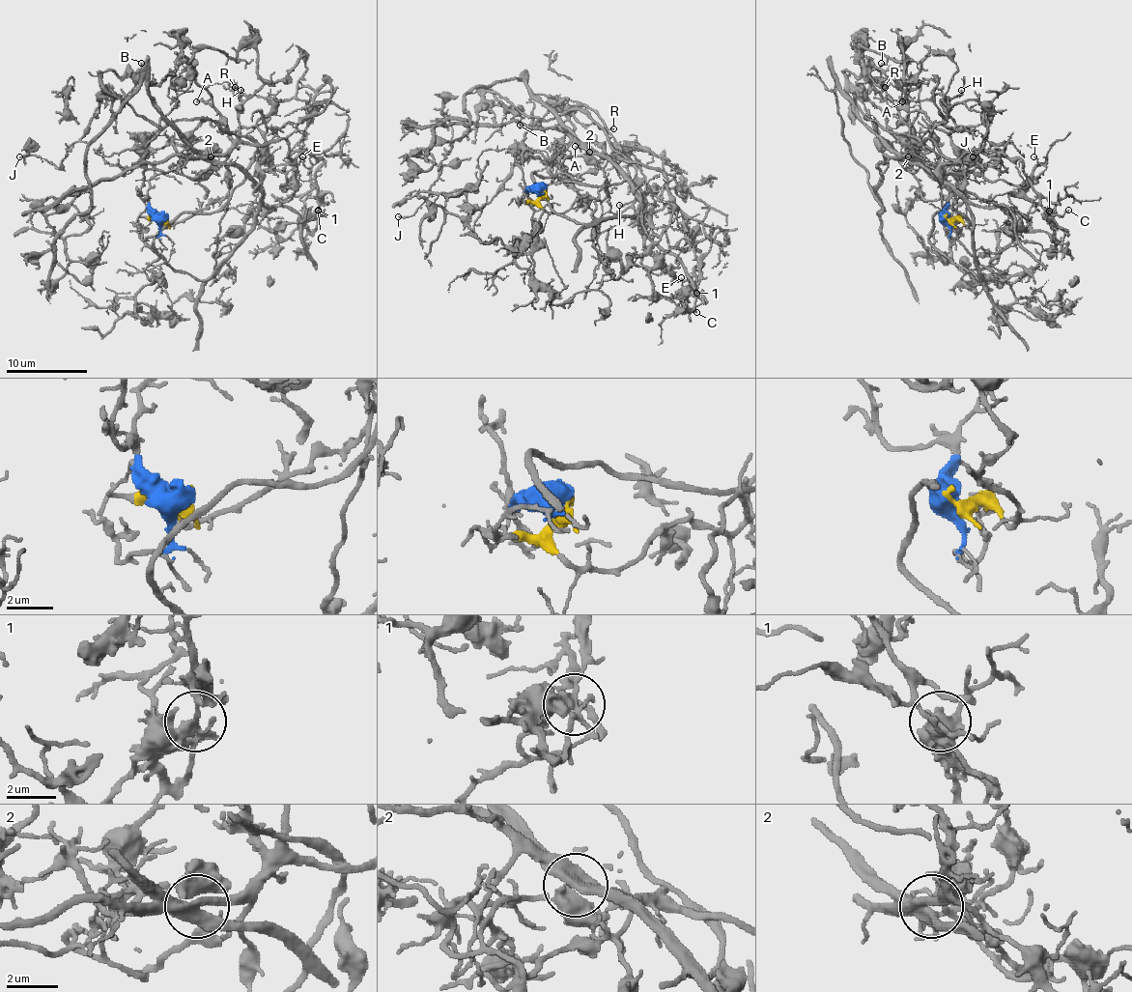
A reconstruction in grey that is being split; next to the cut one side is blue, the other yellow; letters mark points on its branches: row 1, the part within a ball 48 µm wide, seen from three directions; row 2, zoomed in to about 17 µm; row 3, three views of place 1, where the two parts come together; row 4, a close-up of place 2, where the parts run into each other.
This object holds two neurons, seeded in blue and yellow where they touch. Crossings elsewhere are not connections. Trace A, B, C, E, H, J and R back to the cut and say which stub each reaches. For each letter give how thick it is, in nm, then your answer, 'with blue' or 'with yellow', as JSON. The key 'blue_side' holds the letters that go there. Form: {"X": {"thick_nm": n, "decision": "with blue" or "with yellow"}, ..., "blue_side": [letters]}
{"A": {"thick_nm": 150, "decision": "with yellow"}, "B": {"thick_nm": 130, "decision": "with blue"}, "C": {"thick_nm": 130, "decision": "with yellow"}, "E": {"thick_nm": 110, "decision": "with yellow"}, "H": {"thick_nm": 140, "decision": "with blue"}, "J": {"thick_nm": 130, "decision": "with blue"}, "R": {"thick_nm": 120, "decision": "with yellow"}, "blue_side": ["B", "H", "J"]}

